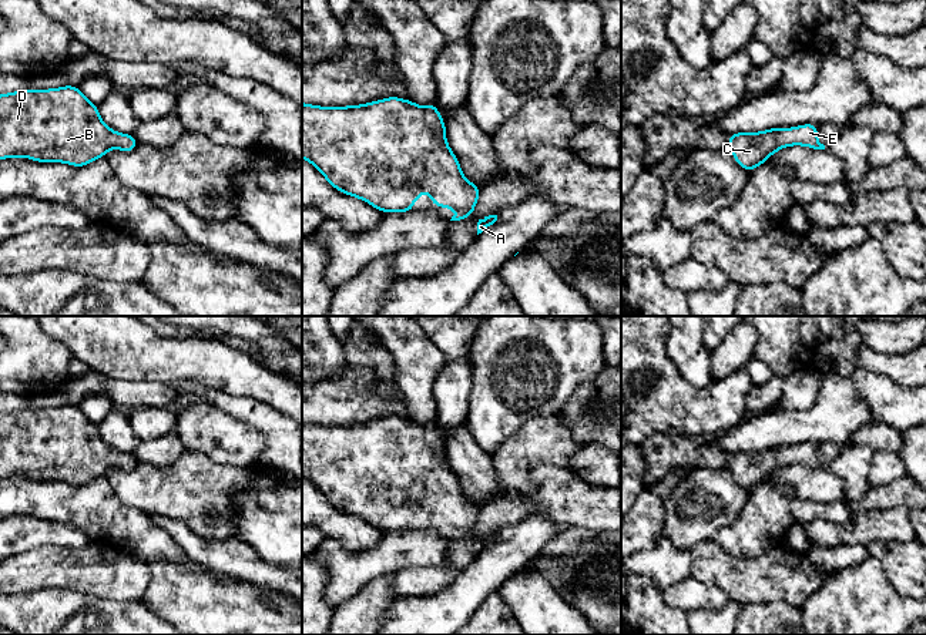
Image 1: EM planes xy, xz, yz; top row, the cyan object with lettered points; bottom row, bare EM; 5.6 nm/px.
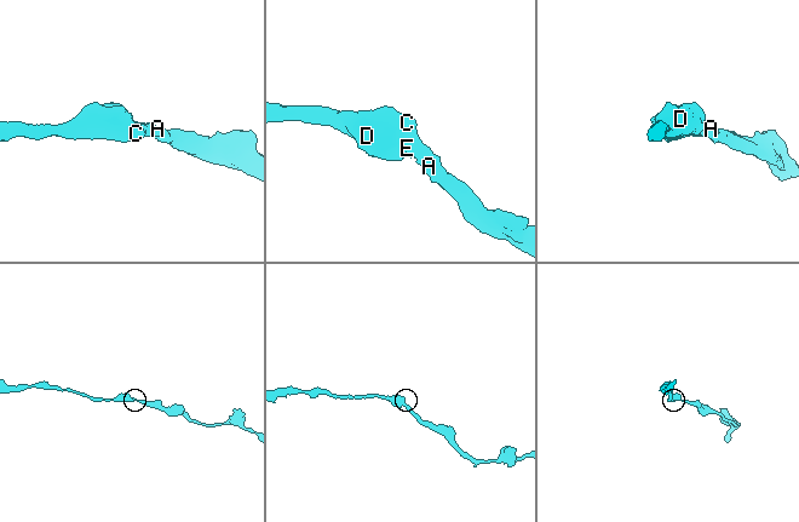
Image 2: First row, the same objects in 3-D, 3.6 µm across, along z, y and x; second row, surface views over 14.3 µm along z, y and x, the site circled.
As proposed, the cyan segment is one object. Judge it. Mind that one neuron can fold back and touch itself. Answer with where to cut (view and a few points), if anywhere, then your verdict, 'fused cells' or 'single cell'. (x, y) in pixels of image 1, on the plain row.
no cut; single cell

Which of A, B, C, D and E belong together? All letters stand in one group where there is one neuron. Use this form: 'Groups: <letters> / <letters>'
Groups: A B C D E

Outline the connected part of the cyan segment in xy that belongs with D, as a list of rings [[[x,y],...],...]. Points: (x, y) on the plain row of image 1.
[[[78,406],[0,413],[0,478],[26,476],[38,481],[85,486],[111,467],[131,471],[137,464],[132,453],[120,453],[107,446],[98,426]]]

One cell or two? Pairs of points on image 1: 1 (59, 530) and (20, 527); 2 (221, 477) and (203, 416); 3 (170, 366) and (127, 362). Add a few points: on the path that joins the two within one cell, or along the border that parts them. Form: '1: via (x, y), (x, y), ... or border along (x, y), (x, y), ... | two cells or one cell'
1: via (49, 530), (30, 530) | one cell
2: border along (185, 449), (203, 452), (215, 462), (250, 469) | two cells
3: via (160, 362), (137, 362) | one cell

